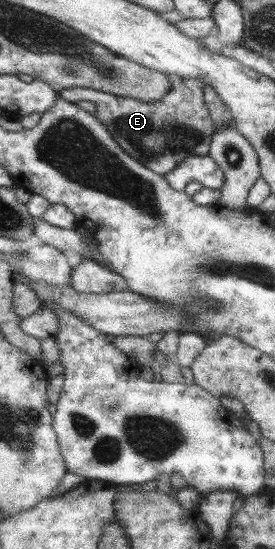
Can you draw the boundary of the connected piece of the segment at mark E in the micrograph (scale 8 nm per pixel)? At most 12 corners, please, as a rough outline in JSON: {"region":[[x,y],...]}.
{"region":[[199,78],[159,101],[79,87],[114,142],[165,176],[207,156],[215,128]]}

